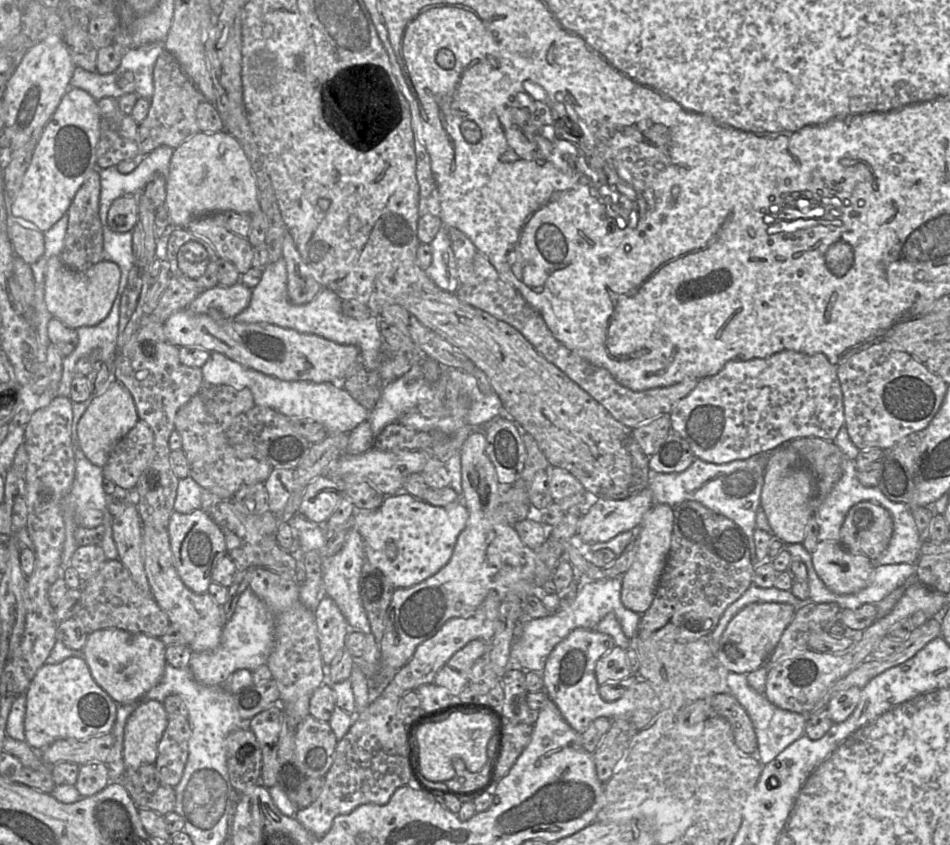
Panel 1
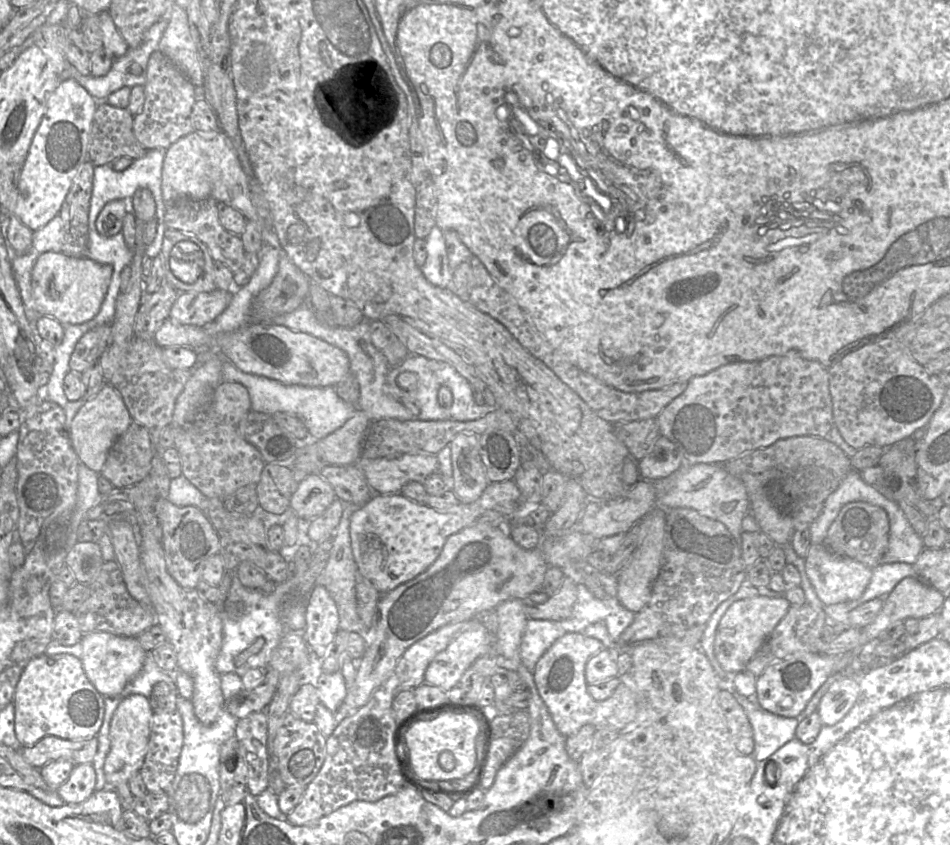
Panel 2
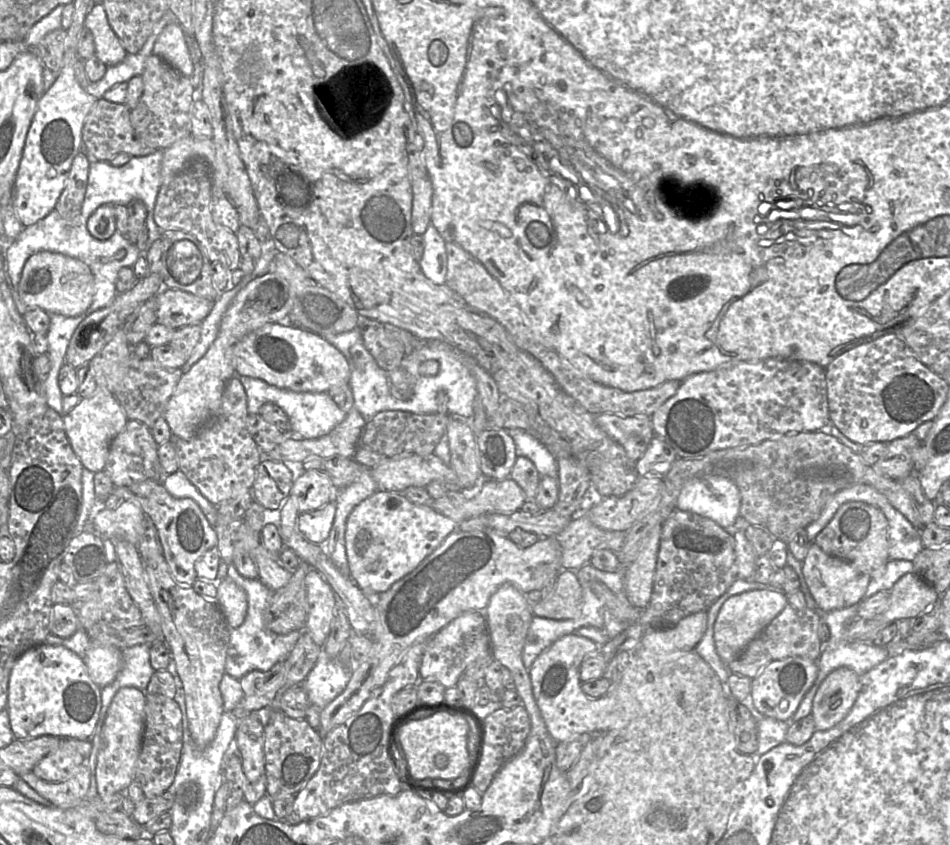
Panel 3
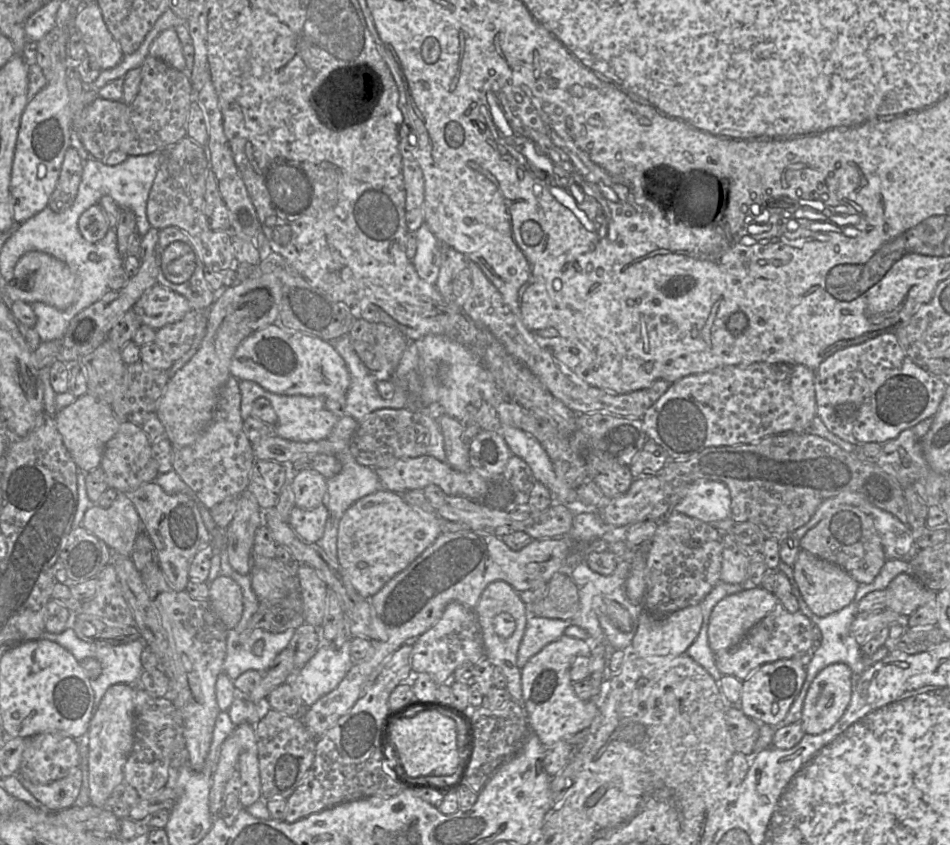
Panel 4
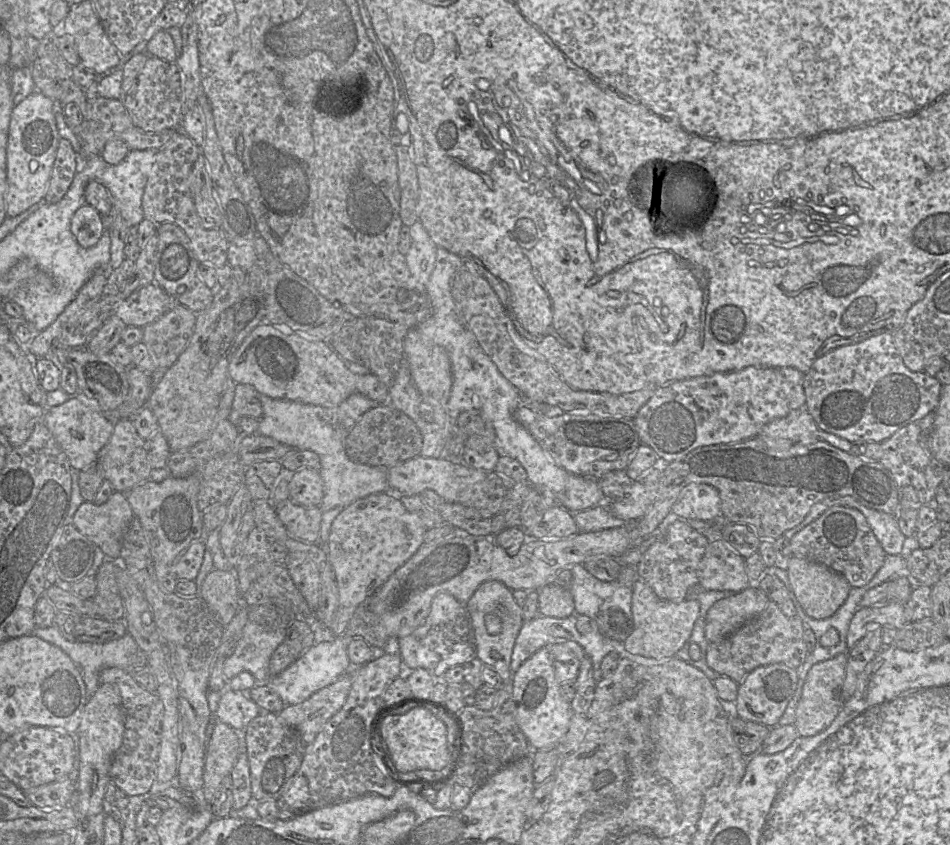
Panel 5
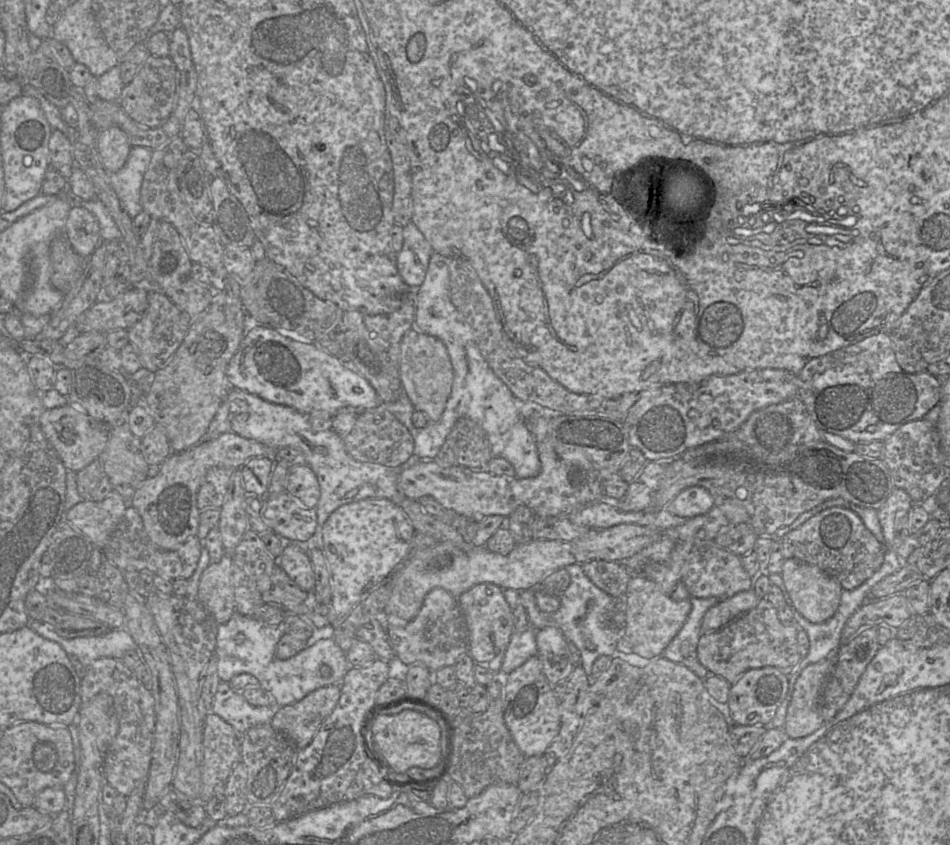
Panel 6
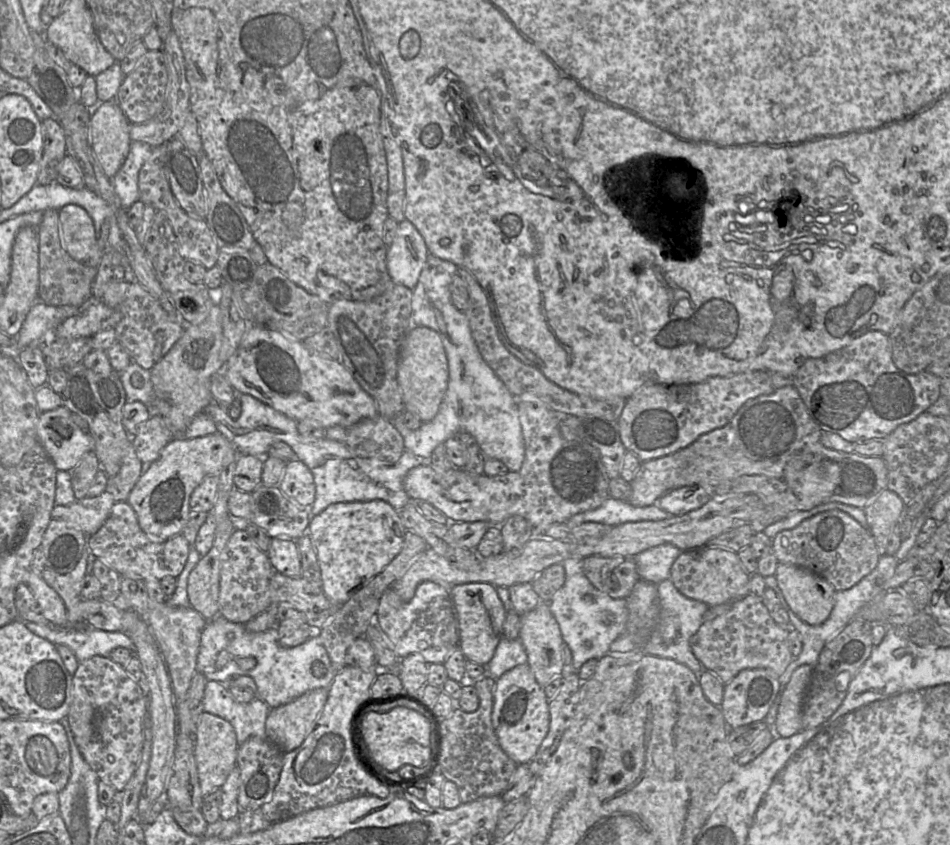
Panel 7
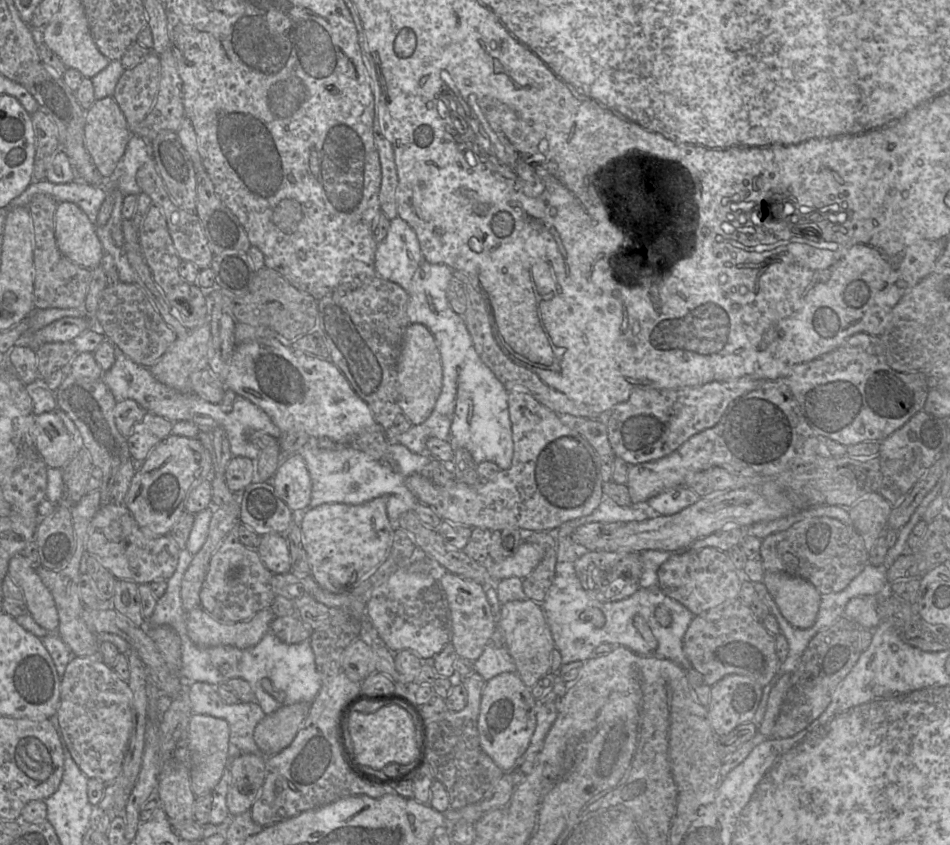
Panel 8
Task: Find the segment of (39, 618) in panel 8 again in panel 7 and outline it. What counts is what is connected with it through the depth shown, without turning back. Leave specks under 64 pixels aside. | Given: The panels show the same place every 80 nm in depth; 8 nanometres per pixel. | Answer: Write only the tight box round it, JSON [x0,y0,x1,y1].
[25,571,66,626]

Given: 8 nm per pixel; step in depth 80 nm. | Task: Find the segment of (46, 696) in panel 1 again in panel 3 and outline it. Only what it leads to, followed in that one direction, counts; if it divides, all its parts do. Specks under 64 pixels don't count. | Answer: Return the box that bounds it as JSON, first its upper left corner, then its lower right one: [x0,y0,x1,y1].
[6,643,100,740]

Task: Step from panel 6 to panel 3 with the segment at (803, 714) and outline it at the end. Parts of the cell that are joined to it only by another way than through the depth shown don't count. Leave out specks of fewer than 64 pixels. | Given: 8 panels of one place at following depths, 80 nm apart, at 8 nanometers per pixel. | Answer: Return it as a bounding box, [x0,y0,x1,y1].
[811,667,859,731]

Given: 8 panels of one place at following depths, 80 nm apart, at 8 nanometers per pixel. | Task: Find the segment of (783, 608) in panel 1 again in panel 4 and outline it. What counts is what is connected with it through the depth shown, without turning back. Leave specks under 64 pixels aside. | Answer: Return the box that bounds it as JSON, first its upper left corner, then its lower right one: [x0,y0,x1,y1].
[708,585,779,653]

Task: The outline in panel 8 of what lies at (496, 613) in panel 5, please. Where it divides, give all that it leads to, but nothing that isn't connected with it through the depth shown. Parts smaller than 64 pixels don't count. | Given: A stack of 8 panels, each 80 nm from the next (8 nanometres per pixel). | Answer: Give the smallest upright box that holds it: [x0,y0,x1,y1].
[438,572,497,662]

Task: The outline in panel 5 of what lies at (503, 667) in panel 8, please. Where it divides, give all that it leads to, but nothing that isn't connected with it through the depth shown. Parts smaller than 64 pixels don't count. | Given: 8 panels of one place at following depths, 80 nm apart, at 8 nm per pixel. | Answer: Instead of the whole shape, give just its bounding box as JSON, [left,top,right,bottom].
[510,616,567,673]

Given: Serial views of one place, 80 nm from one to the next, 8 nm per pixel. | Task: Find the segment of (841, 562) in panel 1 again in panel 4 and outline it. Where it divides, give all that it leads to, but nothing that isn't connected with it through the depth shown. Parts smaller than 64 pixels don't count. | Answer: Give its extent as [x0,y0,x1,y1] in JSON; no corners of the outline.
[792,550,859,617]

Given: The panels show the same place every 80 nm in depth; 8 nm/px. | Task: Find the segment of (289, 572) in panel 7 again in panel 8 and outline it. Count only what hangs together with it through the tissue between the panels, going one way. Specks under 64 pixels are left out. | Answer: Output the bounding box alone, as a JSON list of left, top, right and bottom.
[256,533,291,575]

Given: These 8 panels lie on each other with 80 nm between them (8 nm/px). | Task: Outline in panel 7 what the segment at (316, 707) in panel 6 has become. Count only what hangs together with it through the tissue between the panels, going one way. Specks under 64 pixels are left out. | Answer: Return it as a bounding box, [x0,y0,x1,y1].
[265,688,328,752]

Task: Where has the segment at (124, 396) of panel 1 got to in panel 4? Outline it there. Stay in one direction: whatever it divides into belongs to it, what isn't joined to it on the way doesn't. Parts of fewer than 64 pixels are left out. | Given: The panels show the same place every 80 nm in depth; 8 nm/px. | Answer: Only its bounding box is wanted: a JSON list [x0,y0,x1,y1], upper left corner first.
[54,394,121,472]

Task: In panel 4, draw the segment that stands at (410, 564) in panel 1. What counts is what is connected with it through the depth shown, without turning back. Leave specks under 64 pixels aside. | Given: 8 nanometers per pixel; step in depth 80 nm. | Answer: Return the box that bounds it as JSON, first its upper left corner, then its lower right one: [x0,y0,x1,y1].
[337,489,443,599]

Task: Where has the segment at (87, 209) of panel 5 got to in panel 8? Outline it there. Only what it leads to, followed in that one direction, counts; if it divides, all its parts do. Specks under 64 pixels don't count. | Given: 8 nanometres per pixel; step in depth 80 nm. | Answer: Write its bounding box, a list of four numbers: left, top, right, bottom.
[54,202,103,270]

